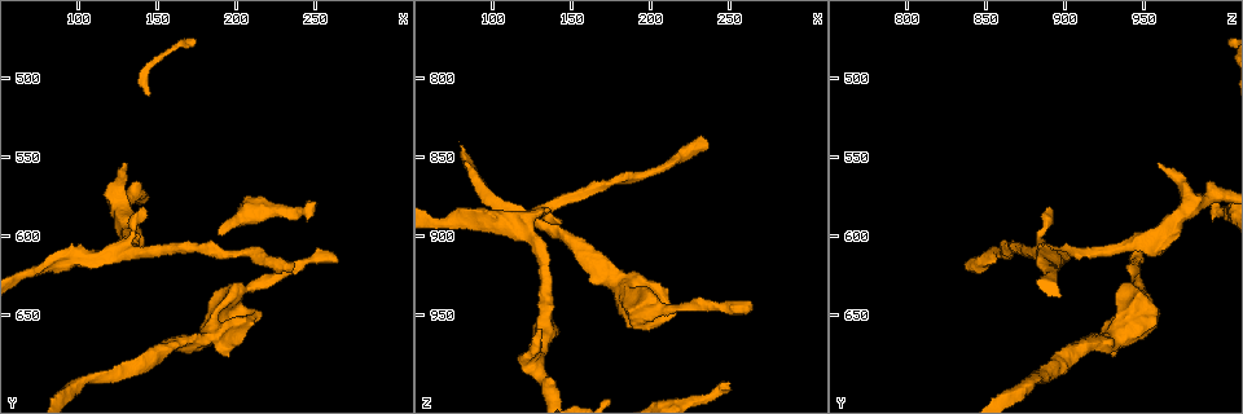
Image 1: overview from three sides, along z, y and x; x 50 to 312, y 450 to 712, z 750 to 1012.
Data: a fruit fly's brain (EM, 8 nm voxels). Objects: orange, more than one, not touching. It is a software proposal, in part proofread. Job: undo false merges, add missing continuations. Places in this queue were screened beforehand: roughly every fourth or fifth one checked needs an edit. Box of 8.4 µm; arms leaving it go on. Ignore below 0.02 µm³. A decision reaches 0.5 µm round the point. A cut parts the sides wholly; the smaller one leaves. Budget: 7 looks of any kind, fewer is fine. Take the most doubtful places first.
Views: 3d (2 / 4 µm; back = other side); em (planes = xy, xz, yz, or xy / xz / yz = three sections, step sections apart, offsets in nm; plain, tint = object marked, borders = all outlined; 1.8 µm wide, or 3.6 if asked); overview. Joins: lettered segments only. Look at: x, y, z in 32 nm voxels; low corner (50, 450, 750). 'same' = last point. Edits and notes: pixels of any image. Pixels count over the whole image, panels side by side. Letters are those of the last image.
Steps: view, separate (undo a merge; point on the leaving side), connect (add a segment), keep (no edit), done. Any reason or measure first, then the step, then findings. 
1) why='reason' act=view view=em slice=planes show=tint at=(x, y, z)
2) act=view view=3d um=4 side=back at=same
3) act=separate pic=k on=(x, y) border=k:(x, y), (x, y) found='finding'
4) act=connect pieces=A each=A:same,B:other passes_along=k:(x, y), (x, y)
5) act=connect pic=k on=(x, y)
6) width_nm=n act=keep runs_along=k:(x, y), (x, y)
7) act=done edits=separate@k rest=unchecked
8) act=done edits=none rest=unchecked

why='free end' act=view view=em slice=planes show=tint at=(252, 582, 996)

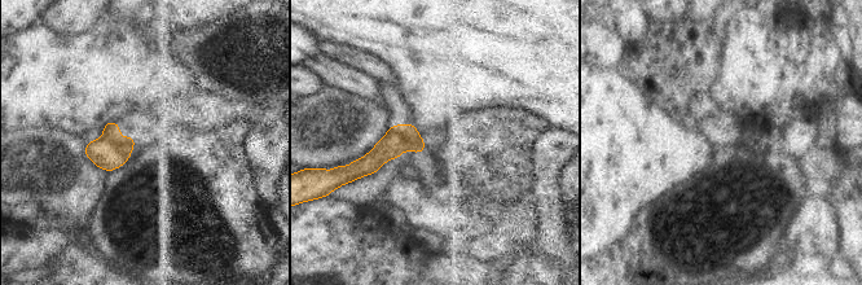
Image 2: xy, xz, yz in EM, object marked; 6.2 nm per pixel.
act=view view=em slice=planes show=borders at=same

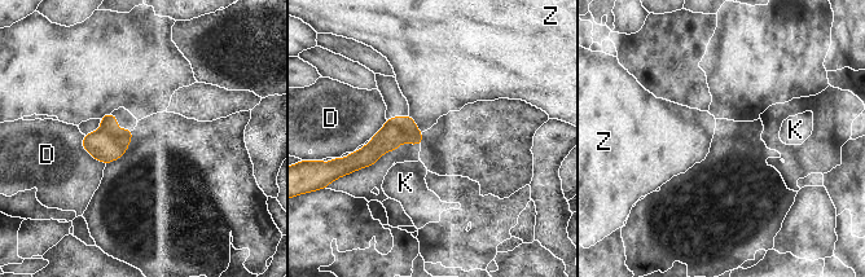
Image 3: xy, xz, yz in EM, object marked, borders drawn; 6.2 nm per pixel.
longest_contact=D:240nm act=connect pic=3 on=(433, 88) each=D:other,K:other,Z:same passes_along=3:(399, 130), (415, 123), (433, 88) found='the cell continues'

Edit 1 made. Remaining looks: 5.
why='see it whole again' act=view view=overview

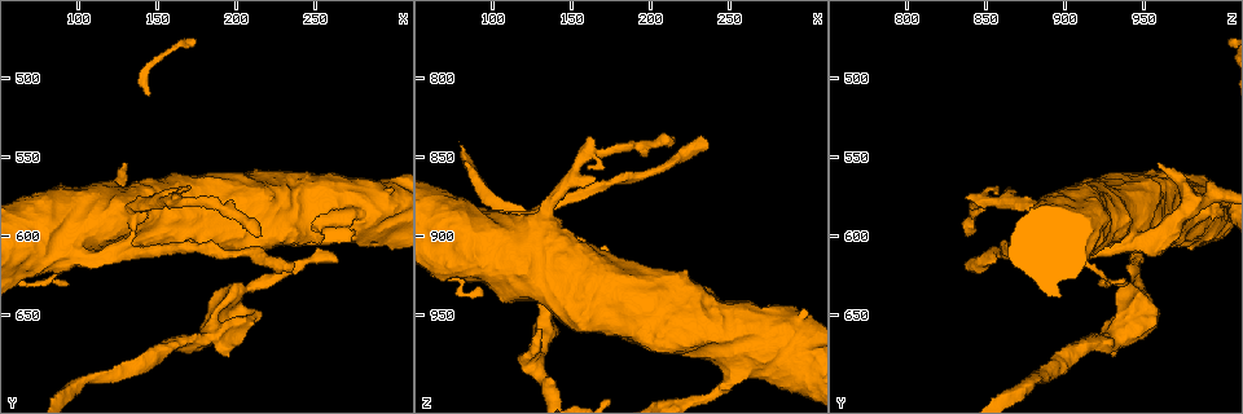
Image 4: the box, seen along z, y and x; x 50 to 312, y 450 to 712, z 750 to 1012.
why='long arm stops here' act=view view=em slice=planes show=borders at=(236, 616, 842)

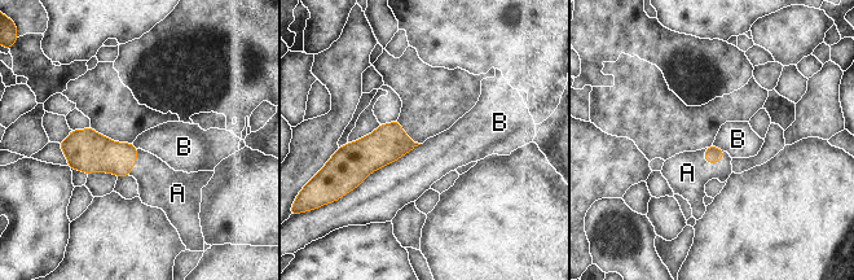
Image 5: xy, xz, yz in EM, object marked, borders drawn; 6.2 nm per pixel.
act=connect pic=5 on=(687, 173) each=A:same,B:other passes_along=5:(713, 154), (716, 162), (687, 173) found='the cell continues'

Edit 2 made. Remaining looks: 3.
act=done edits=connect@3,connect@5 rest=unchecked

